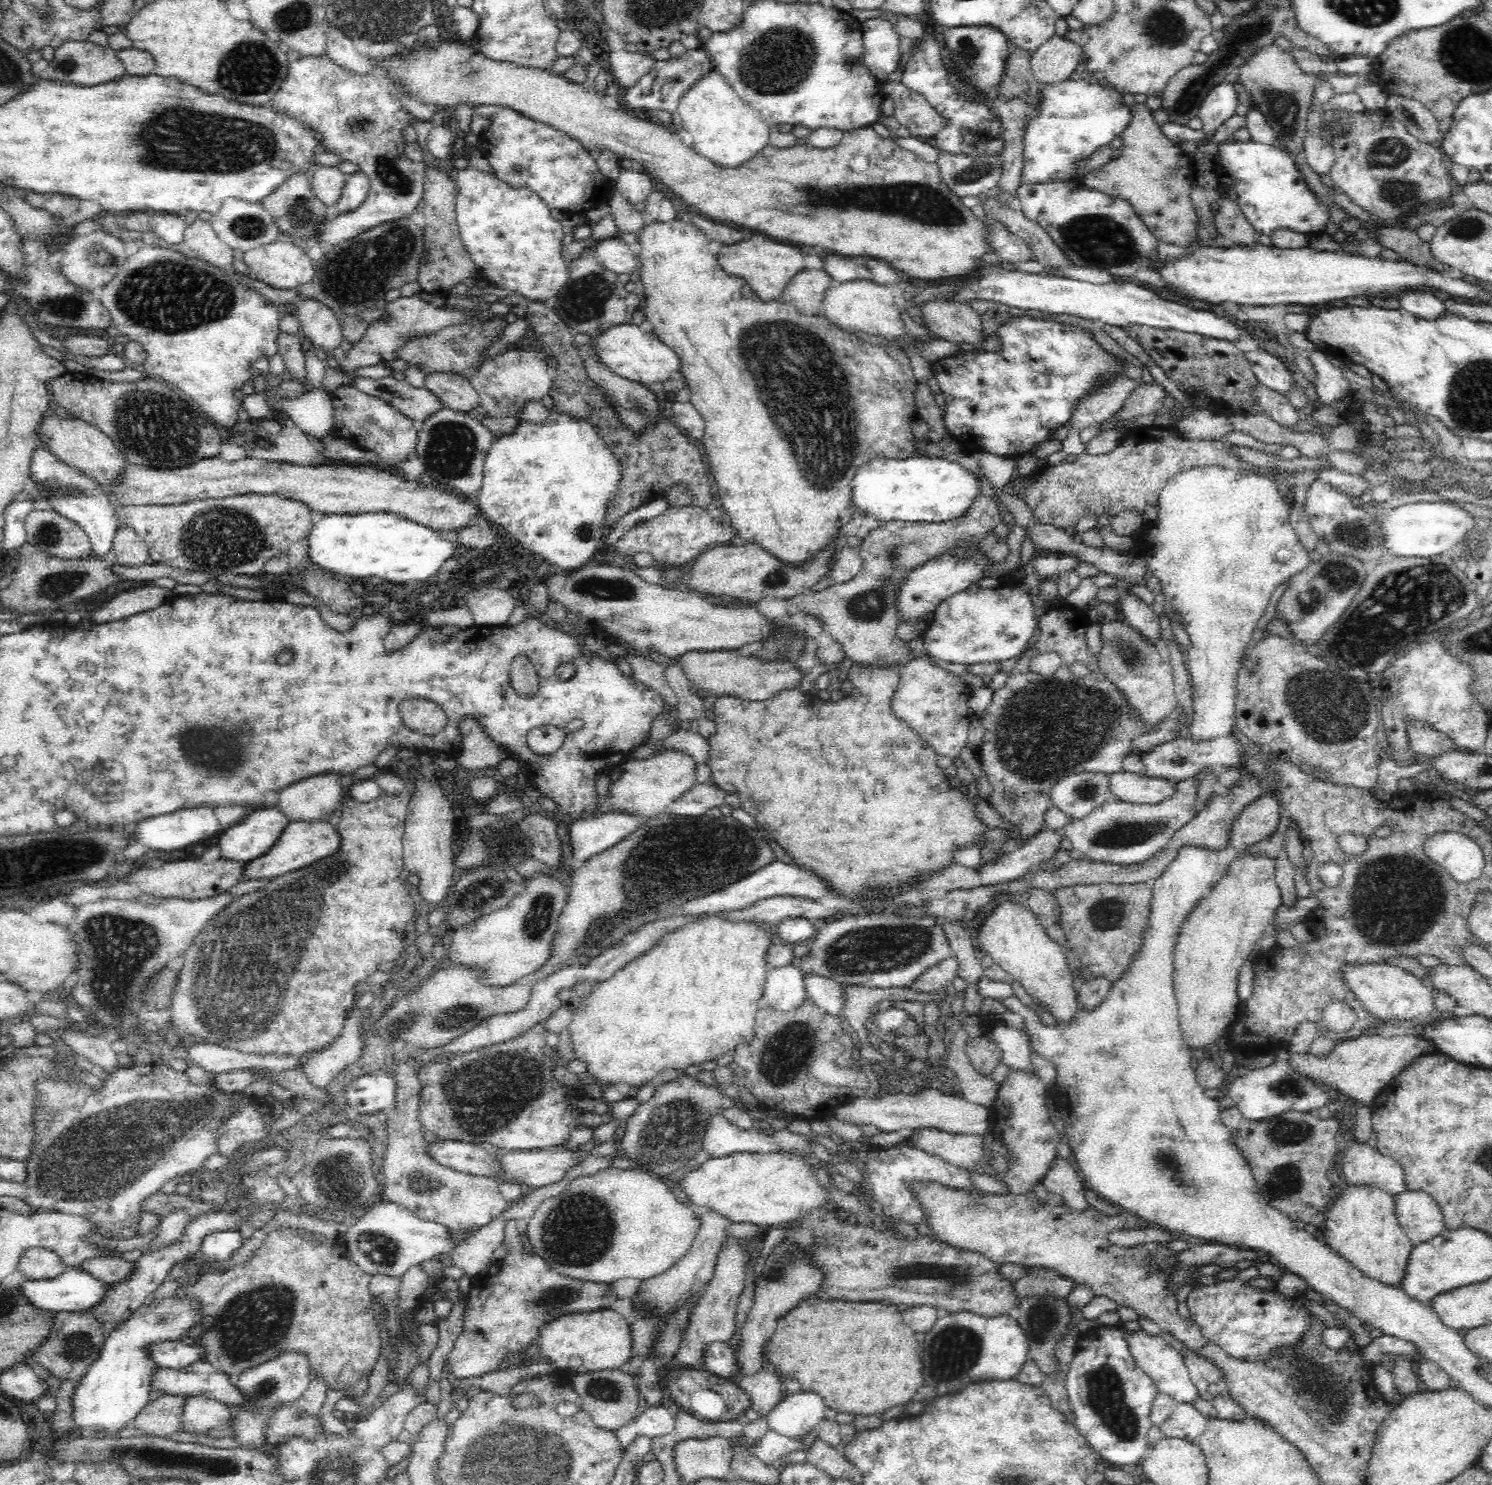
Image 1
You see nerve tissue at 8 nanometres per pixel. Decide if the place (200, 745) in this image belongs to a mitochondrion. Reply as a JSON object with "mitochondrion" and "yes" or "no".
{"mitochondrion":"yes"}

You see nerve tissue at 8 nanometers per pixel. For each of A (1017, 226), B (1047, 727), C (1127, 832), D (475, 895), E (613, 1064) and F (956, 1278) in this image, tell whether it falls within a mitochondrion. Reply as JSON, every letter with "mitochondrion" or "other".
{"A":"other","B":"mitochondrion","C":"mitochondrion","D":"mitochondrion","E":"other","F":"mitochondrion"}

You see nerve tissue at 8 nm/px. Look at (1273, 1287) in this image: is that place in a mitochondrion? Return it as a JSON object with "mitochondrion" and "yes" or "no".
{"mitochondrion":"no"}

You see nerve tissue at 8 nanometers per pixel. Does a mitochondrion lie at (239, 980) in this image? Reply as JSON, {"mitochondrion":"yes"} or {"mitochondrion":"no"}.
{"mitochondrion":"yes"}

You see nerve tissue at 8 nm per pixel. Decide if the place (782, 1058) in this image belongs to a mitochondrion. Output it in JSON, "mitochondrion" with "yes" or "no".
{"mitochondrion":"yes"}

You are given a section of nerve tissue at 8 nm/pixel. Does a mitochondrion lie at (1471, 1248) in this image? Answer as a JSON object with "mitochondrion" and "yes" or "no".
{"mitochondrion":"no"}

